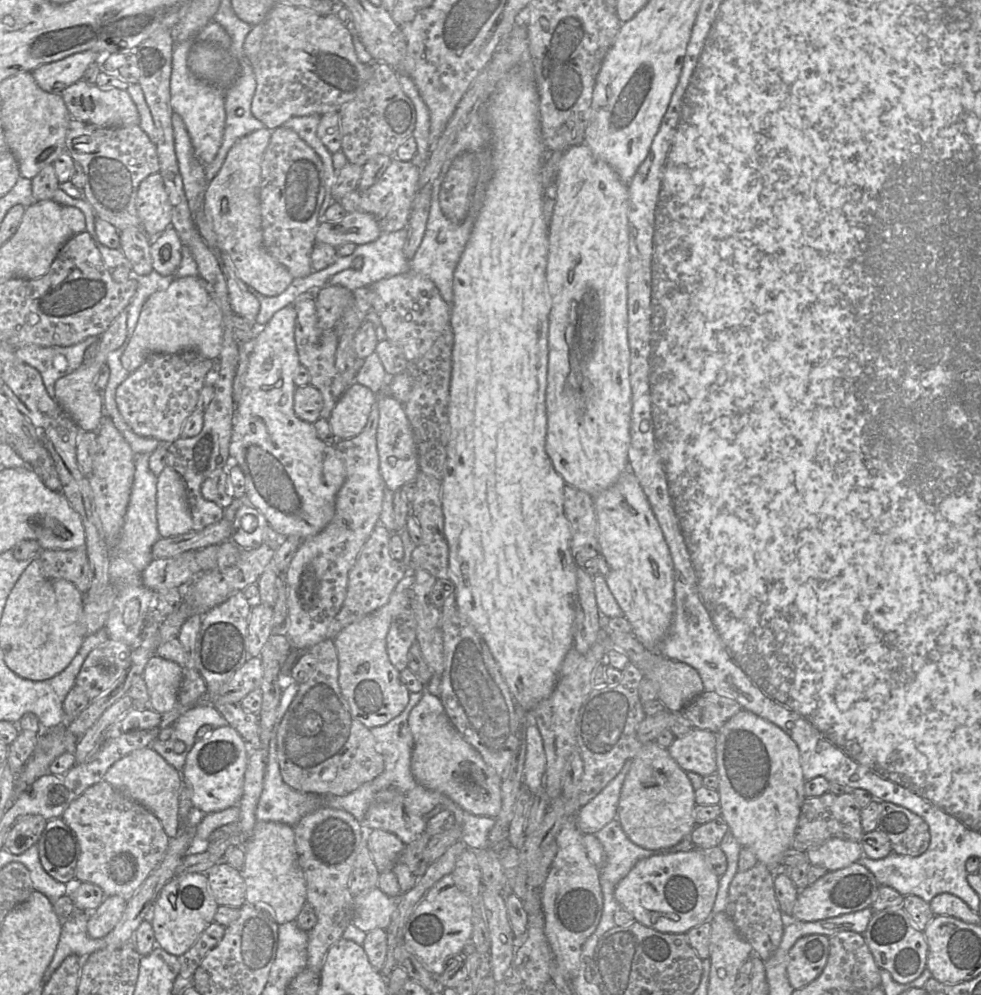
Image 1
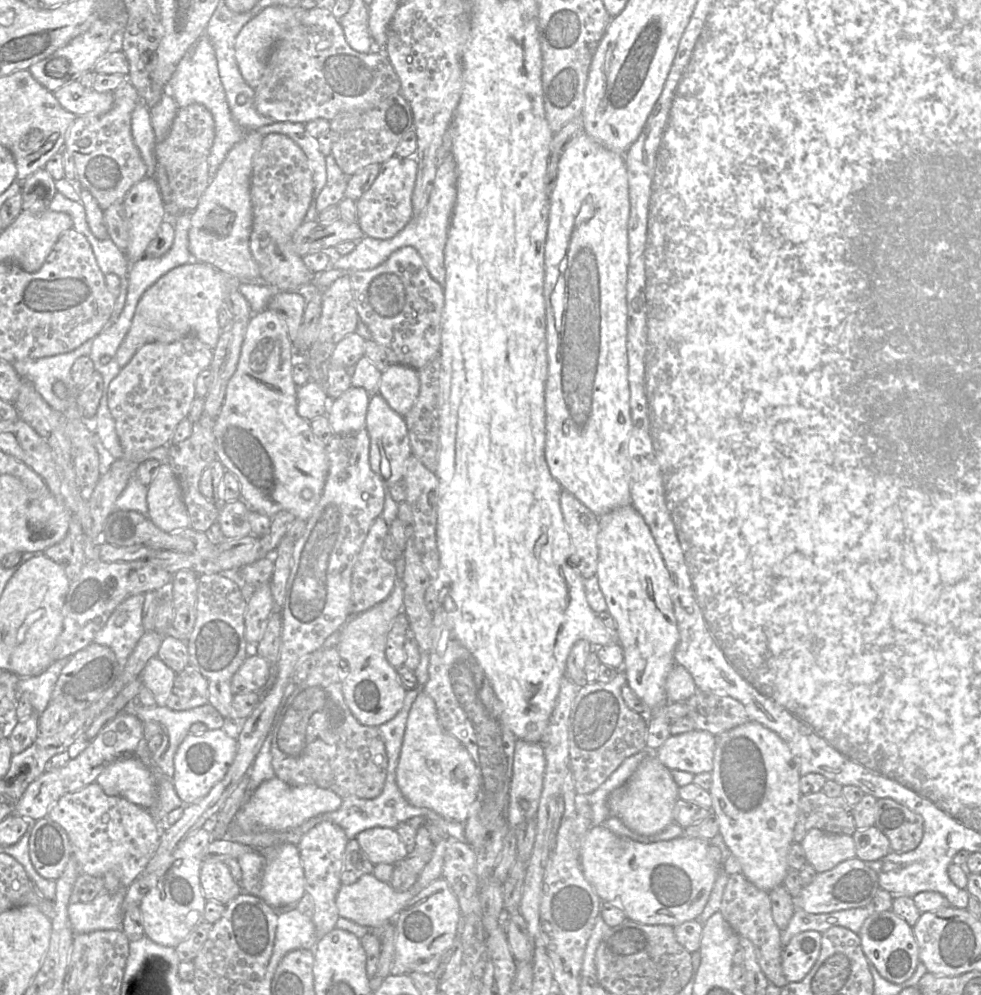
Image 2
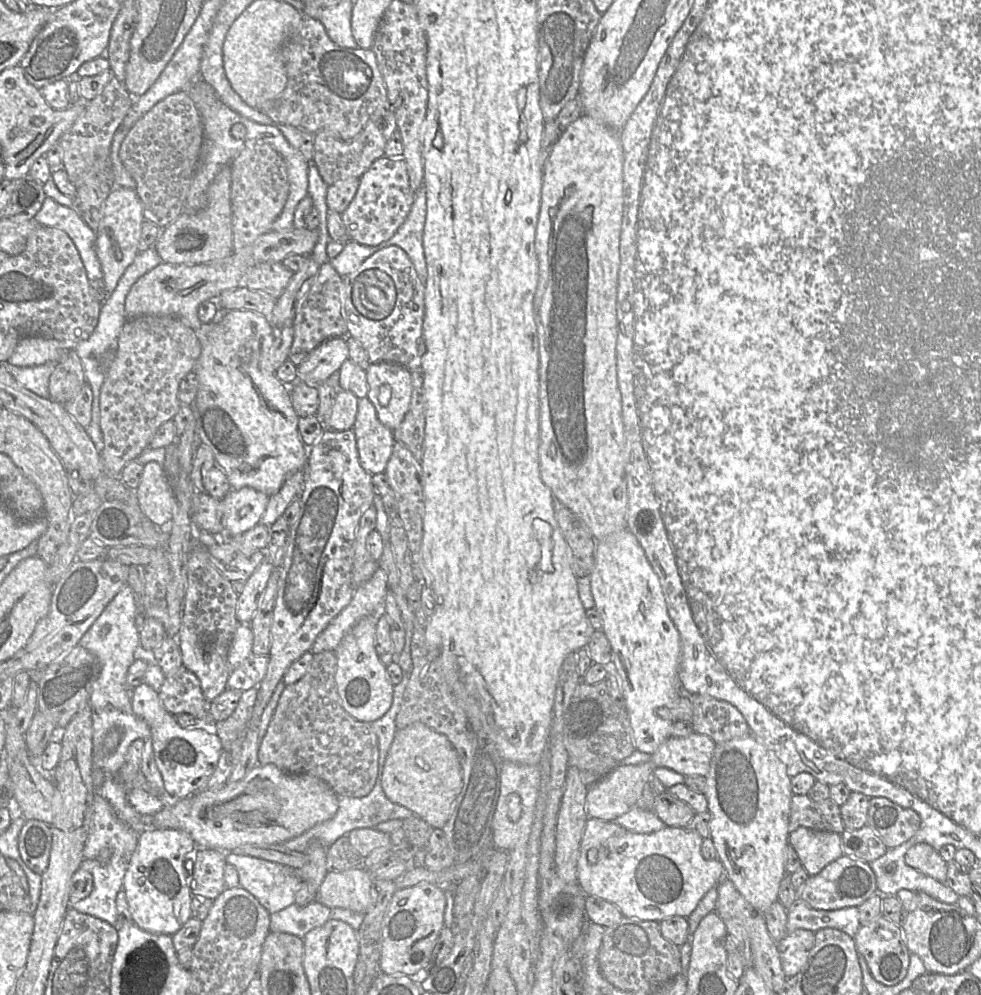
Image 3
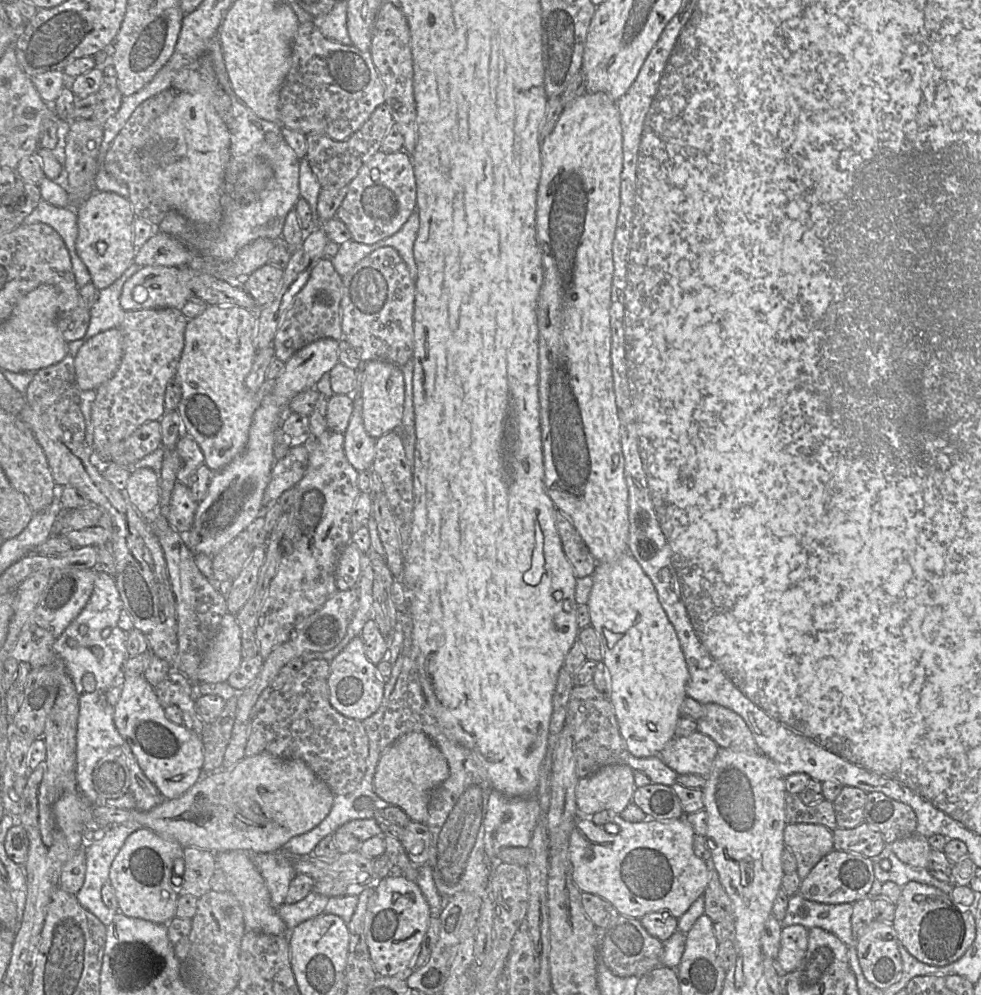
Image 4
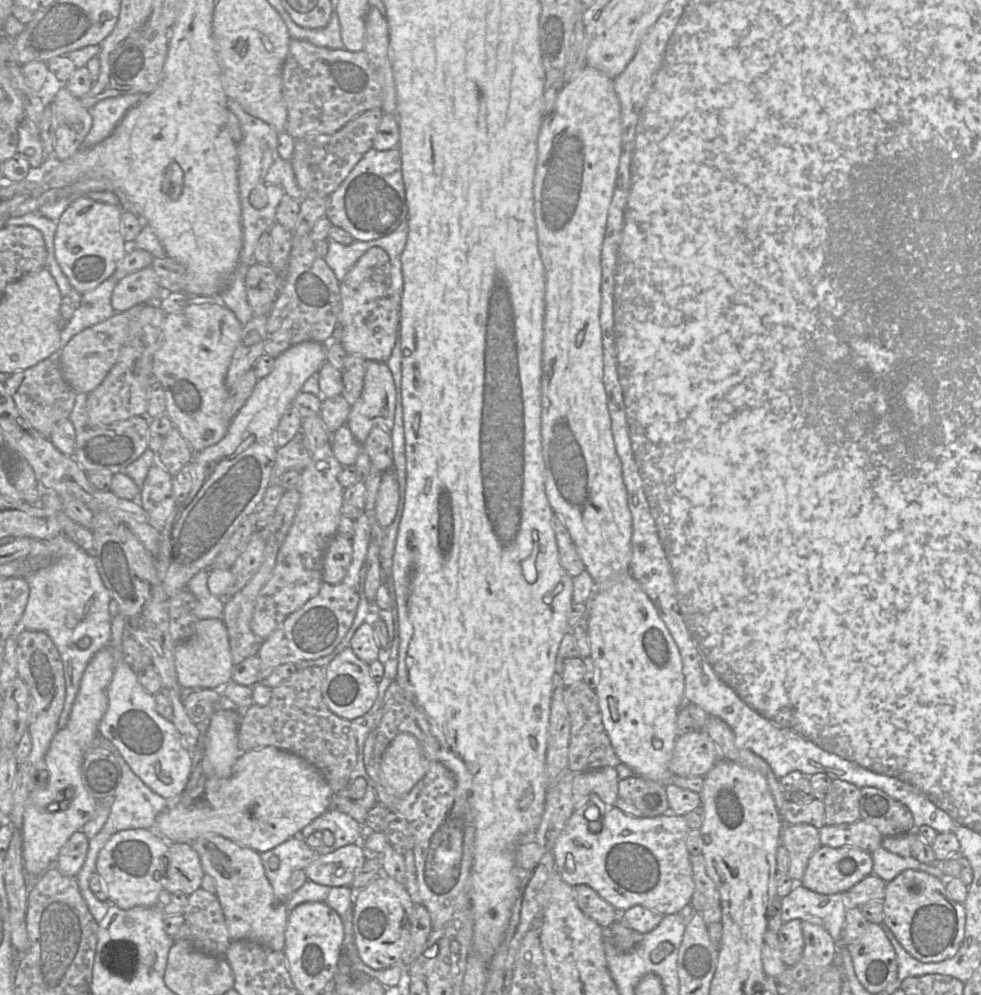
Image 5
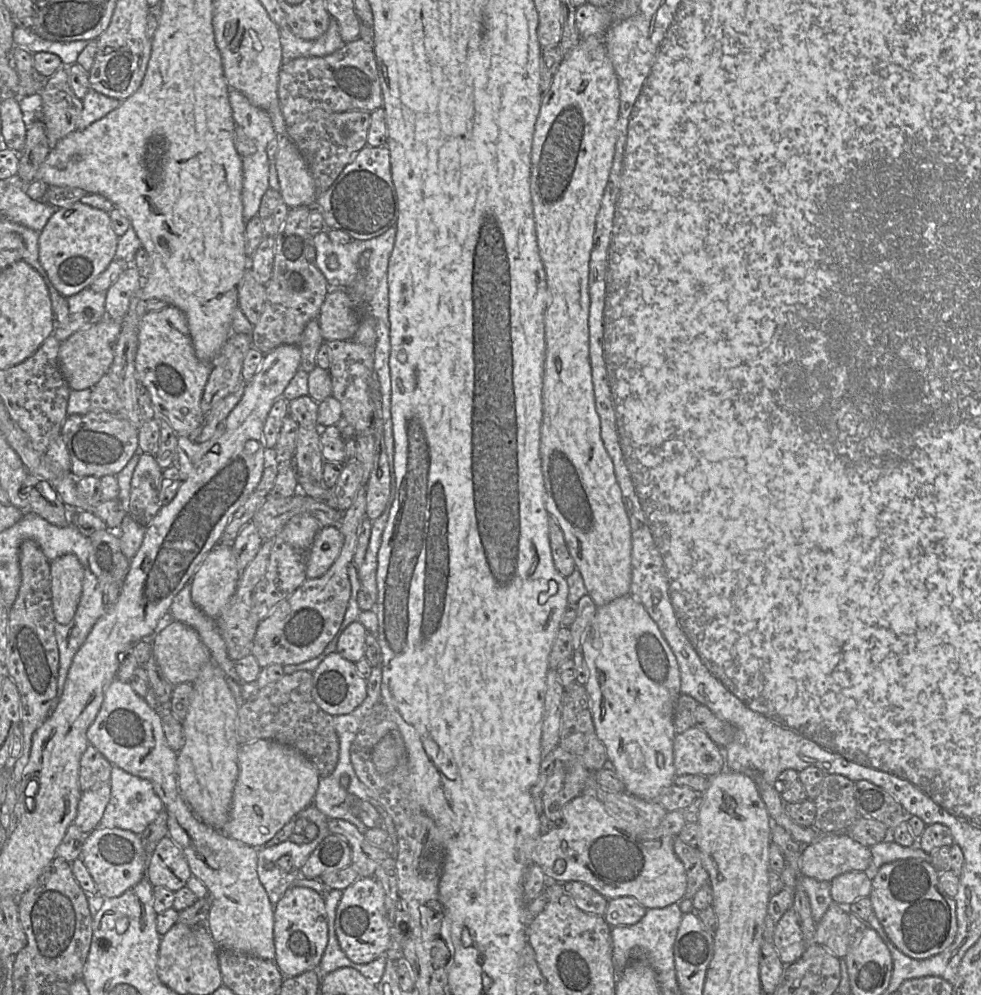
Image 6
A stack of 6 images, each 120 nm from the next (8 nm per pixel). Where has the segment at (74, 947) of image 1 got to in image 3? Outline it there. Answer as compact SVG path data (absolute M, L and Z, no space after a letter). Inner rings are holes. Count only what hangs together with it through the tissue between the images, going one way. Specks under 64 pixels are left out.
M111 855L107 864L101 864L97 859L83 859L80 868L92 875L93 890L88 897L72 901L70 907L116 926L116 898L123 889L126 867L127 861L118 855Z

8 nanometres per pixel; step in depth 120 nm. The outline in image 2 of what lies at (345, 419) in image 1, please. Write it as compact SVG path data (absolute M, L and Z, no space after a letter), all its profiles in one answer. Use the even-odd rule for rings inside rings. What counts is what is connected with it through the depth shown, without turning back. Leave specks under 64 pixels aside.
M350 386L341 396L329 402L326 416L335 435L364 429L370 397L364 389Z

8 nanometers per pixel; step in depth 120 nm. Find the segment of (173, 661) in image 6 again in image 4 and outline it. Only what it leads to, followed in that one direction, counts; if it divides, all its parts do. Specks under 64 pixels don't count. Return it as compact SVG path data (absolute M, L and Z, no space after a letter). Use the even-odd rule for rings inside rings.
M227 613L217 635L207 646L198 670L198 682L223 683L243 661L241 630L234 615Z

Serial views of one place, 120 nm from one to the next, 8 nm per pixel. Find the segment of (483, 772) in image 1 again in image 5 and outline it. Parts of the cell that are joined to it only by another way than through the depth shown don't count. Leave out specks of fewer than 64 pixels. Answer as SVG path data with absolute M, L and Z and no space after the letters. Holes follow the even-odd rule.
M399 733L384 751L381 782L390 794L404 796L424 777L428 760L416 736Z

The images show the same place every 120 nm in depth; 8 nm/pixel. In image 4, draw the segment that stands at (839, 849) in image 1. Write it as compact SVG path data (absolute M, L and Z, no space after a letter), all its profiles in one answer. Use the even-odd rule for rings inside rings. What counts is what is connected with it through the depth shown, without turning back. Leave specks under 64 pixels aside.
M787 824L784 843L796 857L796 872L802 880L826 854L834 850L833 831L820 824Z

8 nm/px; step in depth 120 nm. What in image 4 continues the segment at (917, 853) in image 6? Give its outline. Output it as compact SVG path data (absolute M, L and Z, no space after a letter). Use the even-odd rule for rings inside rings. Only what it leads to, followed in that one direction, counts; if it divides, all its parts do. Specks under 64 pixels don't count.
M886 843L881 853L870 859L873 863L875 879L880 883L891 881L904 887L912 881L920 882L936 887L951 896L954 885L935 878L927 868L913 867L903 863L893 852L891 844ZM883 859L888 859L891 862L889 871L884 871L881 868L880 861Z

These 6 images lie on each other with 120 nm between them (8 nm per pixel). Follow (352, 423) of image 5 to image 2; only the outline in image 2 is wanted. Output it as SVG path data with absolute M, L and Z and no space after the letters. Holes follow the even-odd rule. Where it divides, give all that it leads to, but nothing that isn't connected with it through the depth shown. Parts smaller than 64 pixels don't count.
M391 364L381 374L377 393L396 413L405 416L419 393L417 370L406 365Z

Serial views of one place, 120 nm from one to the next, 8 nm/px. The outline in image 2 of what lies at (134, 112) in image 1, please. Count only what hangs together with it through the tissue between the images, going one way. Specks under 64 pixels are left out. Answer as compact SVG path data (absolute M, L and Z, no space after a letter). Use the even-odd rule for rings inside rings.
M77 80L65 84L53 93L59 104L75 116L105 114L114 103L113 92L99 93L92 87L84 87Z

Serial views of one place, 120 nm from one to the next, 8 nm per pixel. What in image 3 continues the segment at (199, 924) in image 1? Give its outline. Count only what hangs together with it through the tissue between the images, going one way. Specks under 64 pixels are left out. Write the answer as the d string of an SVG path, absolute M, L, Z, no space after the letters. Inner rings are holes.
M174 829L144 830L129 861L123 878L129 911L133 922L153 934L175 934L192 918L190 876L185 862L198 849L186 832Z

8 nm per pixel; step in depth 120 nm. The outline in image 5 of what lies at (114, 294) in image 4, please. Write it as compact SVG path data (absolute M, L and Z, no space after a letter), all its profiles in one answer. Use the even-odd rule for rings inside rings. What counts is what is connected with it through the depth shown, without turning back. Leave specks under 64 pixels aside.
M110 277L96 288L82 294L80 306L61 328L62 346L79 332L107 320L116 313L111 298L118 281Z

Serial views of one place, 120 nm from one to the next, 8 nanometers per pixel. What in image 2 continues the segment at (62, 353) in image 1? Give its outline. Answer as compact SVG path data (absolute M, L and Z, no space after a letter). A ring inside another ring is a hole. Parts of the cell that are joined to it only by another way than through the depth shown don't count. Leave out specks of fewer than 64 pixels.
M92 339L67 353L41 358L26 358L11 364L20 378L30 381L53 409L64 413L69 408L69 402L59 398L54 393L53 386L61 381L70 391L80 390L72 380L71 368L77 358L89 354L91 346Z

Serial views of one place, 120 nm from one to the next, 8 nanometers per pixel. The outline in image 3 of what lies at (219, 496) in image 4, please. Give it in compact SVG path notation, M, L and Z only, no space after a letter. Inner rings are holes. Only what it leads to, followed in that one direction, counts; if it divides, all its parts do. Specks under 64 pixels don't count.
M334 337L315 348L298 366L297 378L308 385L318 387L349 359L345 337ZM243 487L241 489L231 489L228 494L220 500L221 523L223 526L223 531L221 534L213 535L218 536L220 540L228 540L245 531L252 529L261 522L261 518L265 512L268 499L268 495L250 487Z

